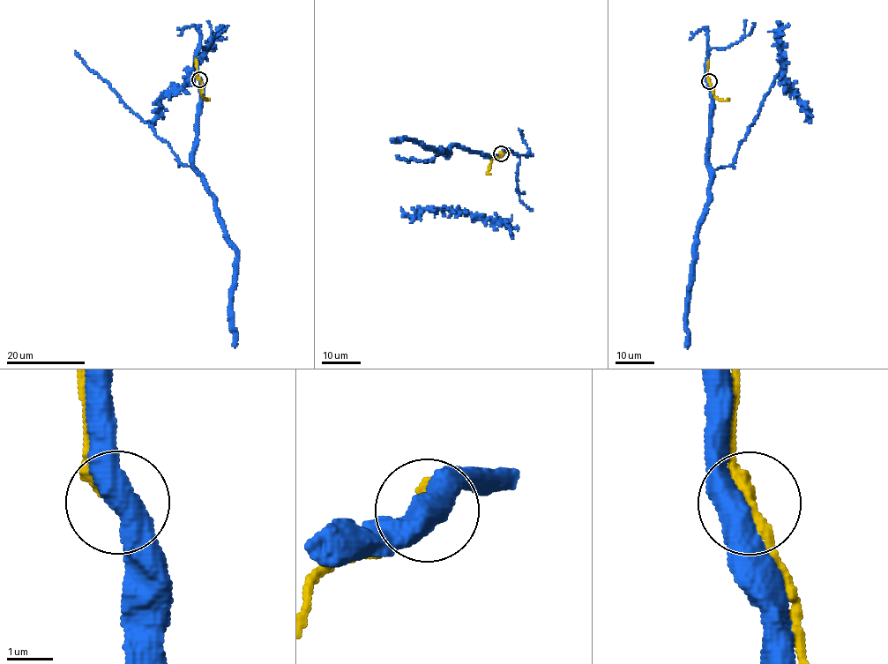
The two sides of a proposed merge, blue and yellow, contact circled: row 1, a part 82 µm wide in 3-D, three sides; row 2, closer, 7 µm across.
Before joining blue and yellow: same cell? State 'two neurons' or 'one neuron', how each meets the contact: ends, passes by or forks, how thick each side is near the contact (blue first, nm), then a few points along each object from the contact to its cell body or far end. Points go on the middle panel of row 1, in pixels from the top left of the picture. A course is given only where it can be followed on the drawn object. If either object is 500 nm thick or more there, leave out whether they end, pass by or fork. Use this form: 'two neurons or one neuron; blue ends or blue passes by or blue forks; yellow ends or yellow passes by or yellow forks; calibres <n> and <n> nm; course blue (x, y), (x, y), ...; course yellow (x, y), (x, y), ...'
one neuron; calibres 500 and 260 nm; course blue (502, 153), (483, 155), (450, 145), (450, 152), (446, 152), (446, 156), (440, 150), (417, 141), (391, 139); course yellow (502, 153), (494, 157), (488, 175)

